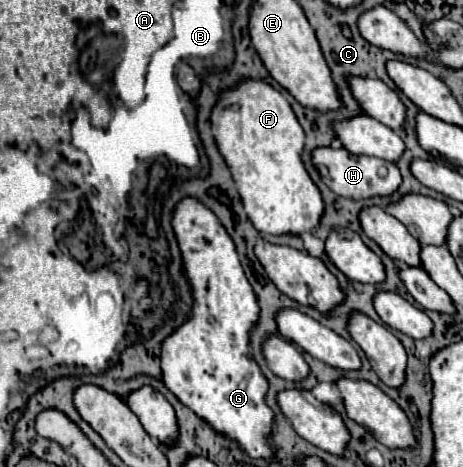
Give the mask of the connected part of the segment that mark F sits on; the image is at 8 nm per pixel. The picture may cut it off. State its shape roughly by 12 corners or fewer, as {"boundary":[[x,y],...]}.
{"boundary":[[277,89],[223,93],[211,131],[257,231],[301,237],[323,197]]}

